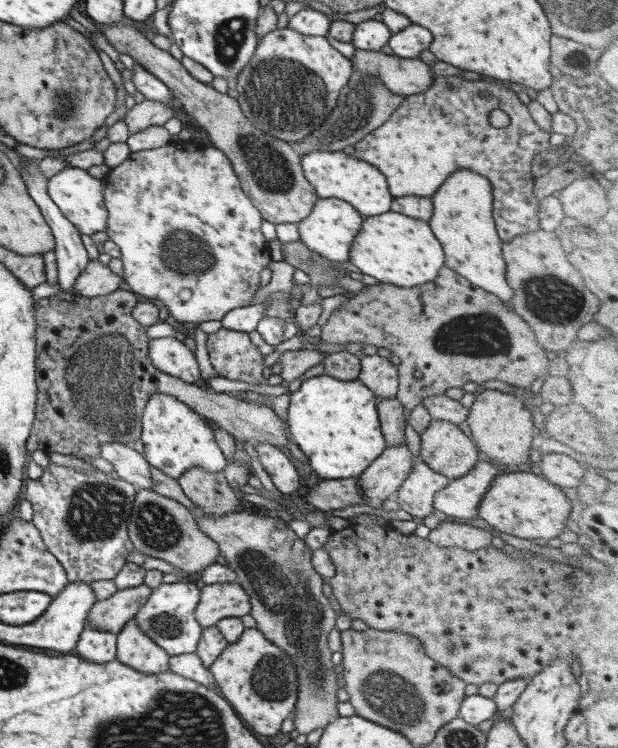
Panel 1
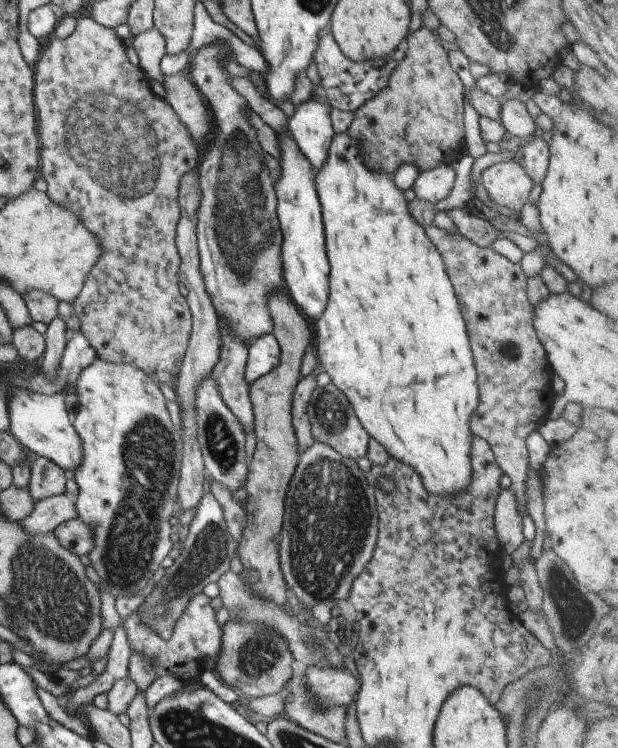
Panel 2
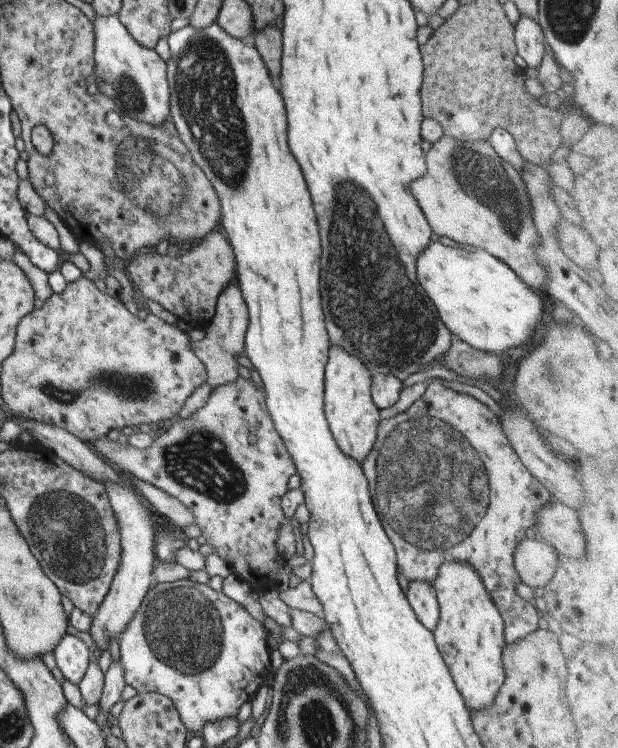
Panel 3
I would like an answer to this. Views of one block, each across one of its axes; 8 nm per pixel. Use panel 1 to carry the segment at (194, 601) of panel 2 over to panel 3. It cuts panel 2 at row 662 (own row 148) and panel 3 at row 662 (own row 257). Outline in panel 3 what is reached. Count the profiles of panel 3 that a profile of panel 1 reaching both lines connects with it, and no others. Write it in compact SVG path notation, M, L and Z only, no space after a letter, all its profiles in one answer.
M179 579L171 581L167 585L155 583L153 588L149 588L145 593L141 601L141 606L139 606L137 612L135 612L135 616L127 622L127 626L121 630L121 634L119 634L119 638L117 638L119 646L119 664L125 684L129 684L129 686L134 687L141 693L153 692L167 696L173 703L175 710L178 712L178 717L186 730L197 732L203 724L207 724L207 722L211 720L236 716L241 704L250 702L257 692L257 689L265 684L266 678L271 673L269 660L270 650L266 643L265 634L266 631L262 624L251 617L240 604L229 599L221 591L211 589L205 582L196 583L190 579Z

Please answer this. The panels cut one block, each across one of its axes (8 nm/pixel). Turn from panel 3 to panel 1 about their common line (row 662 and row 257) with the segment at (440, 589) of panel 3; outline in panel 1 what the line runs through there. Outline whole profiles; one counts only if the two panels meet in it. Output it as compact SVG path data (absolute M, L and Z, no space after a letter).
M469 169L455 170L431 195L432 213L428 225L443 248L444 266L508 305L512 290L505 278L502 242L494 227L491 189L491 183L480 174Z

